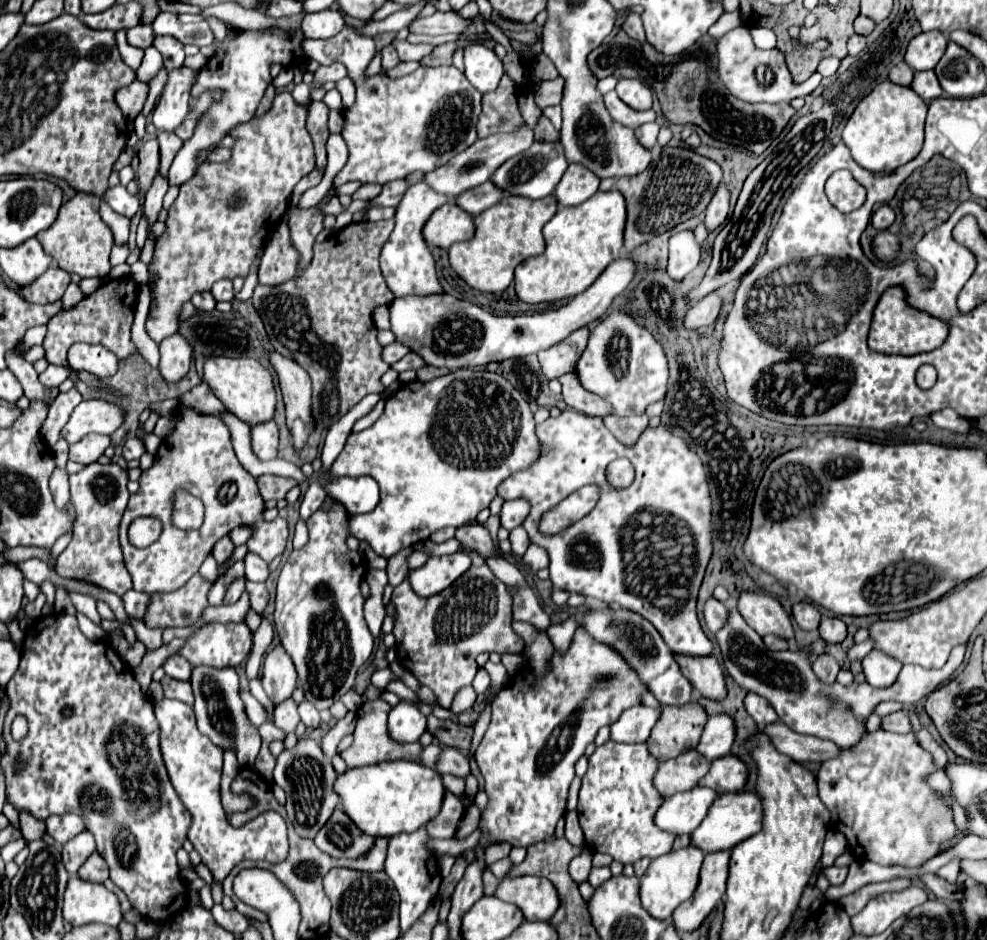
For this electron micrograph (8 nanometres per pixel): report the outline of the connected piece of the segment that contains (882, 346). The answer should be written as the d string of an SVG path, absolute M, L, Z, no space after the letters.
M894 287L892 291L884 293L880 303L876 305L874 319L872 319L872 331L868 337L868 345L874 351L880 353L896 353L896 355L916 355L924 351L932 351L944 343L948 337L948 323L934 319L930 315L924 315L922 311L912 309L906 303L906 295L902 287Z

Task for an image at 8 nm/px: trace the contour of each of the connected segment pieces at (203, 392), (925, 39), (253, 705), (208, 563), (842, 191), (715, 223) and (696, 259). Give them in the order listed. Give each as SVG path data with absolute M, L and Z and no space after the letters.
M200 383L196 385L192 391L184 393L180 397L180 405L194 409L196 413L204 413L204 415L212 415L214 411L224 411L224 405L220 403L220 399L216 399L216 395L212 395L208 383Z
M940 31L920 33L910 41L910 45L906 49L906 63L914 71L934 69L936 63L940 61L940 57L944 55L946 47L948 47L948 39L944 37L944 33L940 33Z
M240 691L240 697L245 704L246 714L253 725L259 727L264 722L269 721L269 714L249 691Z
M208 555L208 559L204 561L204 565L201 565L199 572L202 573L202 577L208 581L216 580L218 577L218 566L212 555Z
M850 171L832 173L826 181L826 195L842 213L850 213L866 201L866 189L852 177Z
M722 183L718 187L718 191L714 193L708 209L706 209L706 219L704 219L704 225L706 225L706 231L712 233L716 227L724 225L726 223L726 217L728 217L728 199L730 199L730 191L728 187Z
M680 231L670 237L668 275L674 281L682 281L700 263L700 247L692 231Z

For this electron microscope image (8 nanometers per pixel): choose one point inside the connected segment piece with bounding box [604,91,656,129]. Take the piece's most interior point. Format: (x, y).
(620, 112)

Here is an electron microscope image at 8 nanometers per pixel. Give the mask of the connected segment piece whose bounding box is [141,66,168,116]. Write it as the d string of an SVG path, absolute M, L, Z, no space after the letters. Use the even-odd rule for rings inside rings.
M163 66L161 70L159 71L159 73L157 74L157 76L154 77L148 83L149 93L141 112L143 115L149 116L149 114L154 109L155 104L157 103L157 100L164 89L164 85L166 84L167 78L168 78L168 74L166 73L166 70Z

